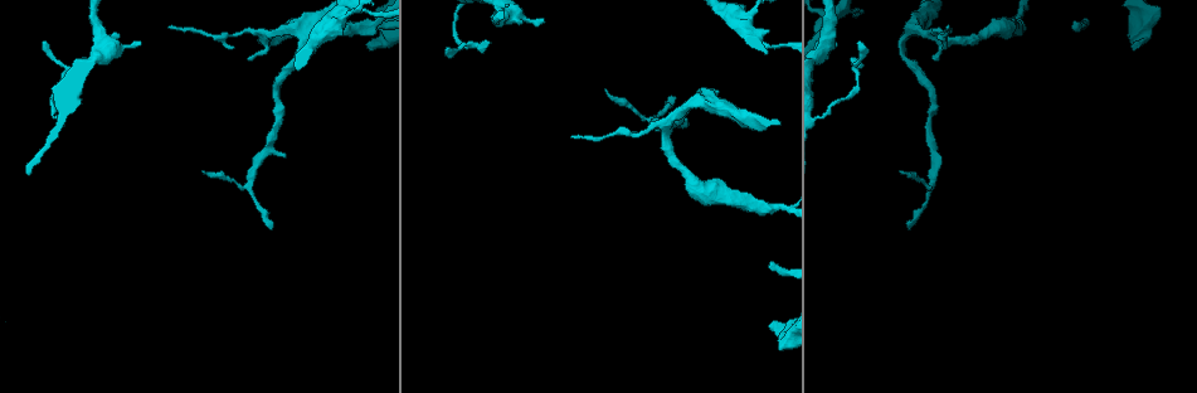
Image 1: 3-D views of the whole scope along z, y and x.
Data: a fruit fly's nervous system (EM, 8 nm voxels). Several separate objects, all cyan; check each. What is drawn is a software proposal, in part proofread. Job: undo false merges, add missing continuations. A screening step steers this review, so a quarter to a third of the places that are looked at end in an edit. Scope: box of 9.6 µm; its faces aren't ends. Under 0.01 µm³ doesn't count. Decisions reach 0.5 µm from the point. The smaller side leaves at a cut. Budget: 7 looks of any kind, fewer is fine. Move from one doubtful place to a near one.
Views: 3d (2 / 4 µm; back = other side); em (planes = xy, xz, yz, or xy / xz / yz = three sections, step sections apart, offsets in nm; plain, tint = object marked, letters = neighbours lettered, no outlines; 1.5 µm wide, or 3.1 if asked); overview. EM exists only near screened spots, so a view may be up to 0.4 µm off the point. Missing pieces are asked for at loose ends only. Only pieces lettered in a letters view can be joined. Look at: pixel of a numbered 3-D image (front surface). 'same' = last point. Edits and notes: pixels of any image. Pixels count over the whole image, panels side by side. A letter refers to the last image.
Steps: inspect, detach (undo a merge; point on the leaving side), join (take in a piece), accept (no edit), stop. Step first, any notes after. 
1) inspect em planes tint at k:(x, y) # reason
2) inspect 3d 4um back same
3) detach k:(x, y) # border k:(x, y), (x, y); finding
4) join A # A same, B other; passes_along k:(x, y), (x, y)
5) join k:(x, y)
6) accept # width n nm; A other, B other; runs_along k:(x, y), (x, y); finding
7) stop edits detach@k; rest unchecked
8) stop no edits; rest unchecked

inspect 3d 4um back at 1:(769, 327) # stops while still wide

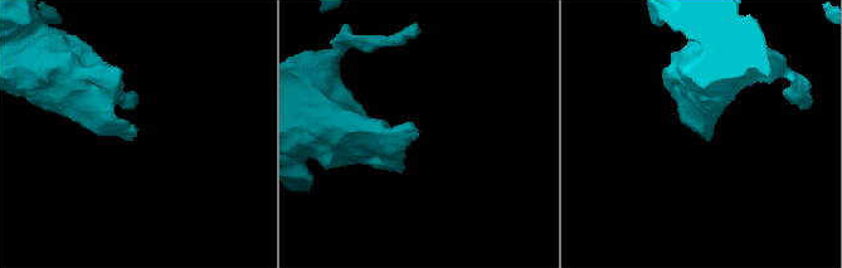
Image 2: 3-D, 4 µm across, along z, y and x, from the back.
inspect em 3.1um planes letters at 2:(418, 133)

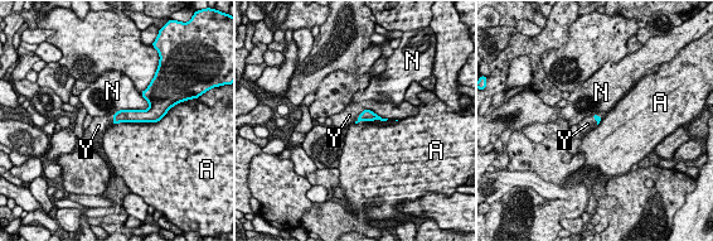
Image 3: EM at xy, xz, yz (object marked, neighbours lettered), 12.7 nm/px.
join Y # longest_contact A 550 nm; A other, N other, Y same; the cell continues

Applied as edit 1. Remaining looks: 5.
inspect em yz step 8 letters at 1:(271, 229) # branch stops here

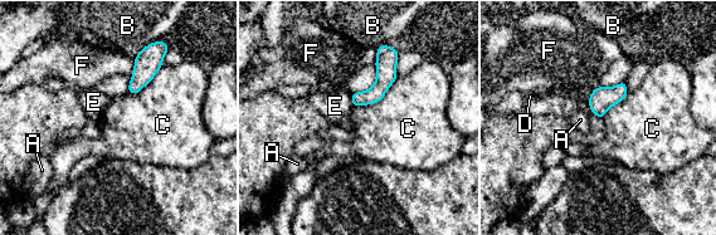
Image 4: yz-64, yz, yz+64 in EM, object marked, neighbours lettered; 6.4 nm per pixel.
inspect em planes letters same # another direction

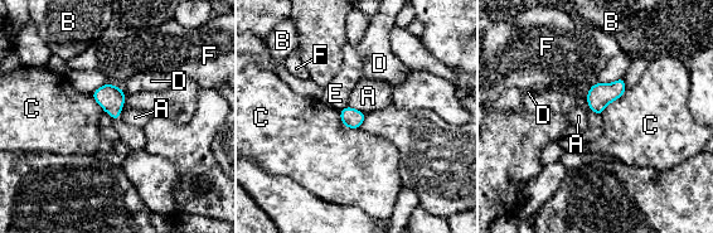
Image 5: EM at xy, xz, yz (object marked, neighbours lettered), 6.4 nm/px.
accept # width 130 nm; A other, B other, C other, D other, E other, F other; border 5:(347, 106), (359, 110), (365, 115); none of them fits

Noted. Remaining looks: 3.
inspect em planes letters at 1:(140, 45) # branch stops here

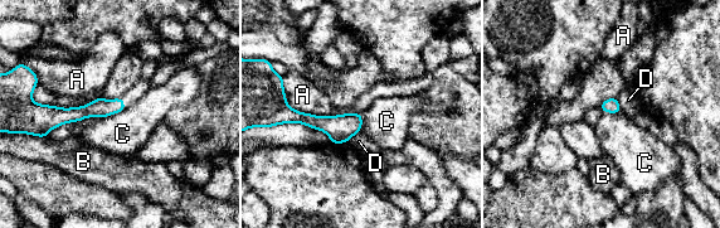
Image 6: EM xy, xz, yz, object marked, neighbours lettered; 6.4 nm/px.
accept # A other, B other, C other, D other; runs_along 6:(121, 105), (44, 119); none of them fits

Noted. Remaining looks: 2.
stop edits join@3; rest unchecked

